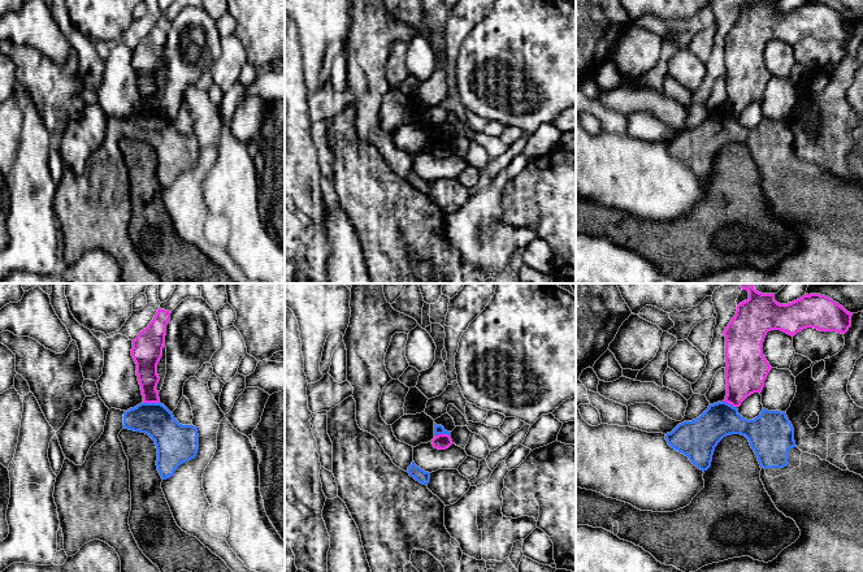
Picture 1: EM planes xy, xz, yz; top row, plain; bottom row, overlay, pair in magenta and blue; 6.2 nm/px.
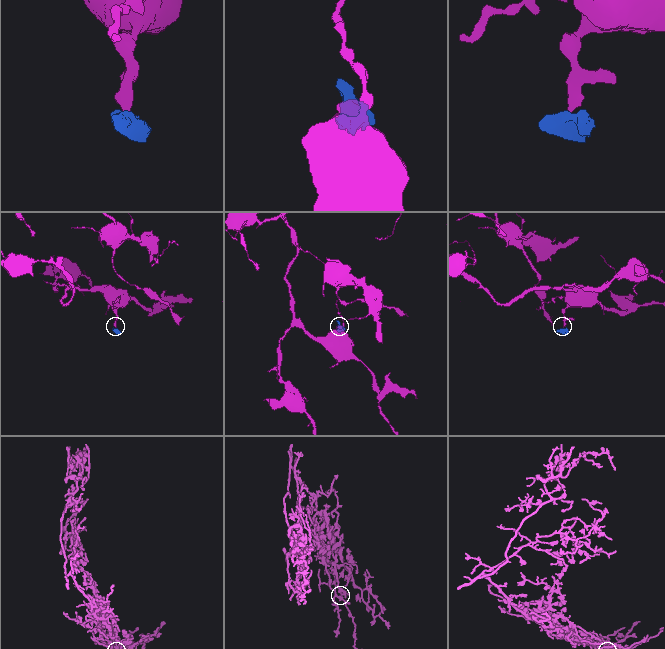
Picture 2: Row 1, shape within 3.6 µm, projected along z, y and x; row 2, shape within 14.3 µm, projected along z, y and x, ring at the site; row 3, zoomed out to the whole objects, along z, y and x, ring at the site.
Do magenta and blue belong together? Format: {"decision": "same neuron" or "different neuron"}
{"decision": "different neuron"}

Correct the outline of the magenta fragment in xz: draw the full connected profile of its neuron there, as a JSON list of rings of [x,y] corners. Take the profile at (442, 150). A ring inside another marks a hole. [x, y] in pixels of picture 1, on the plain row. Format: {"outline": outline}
{"outline": [[[448,143],[434,144],[434,147],[432,148],[432,153],[434,157],[446,159],[452,153],[451,144]]]}

